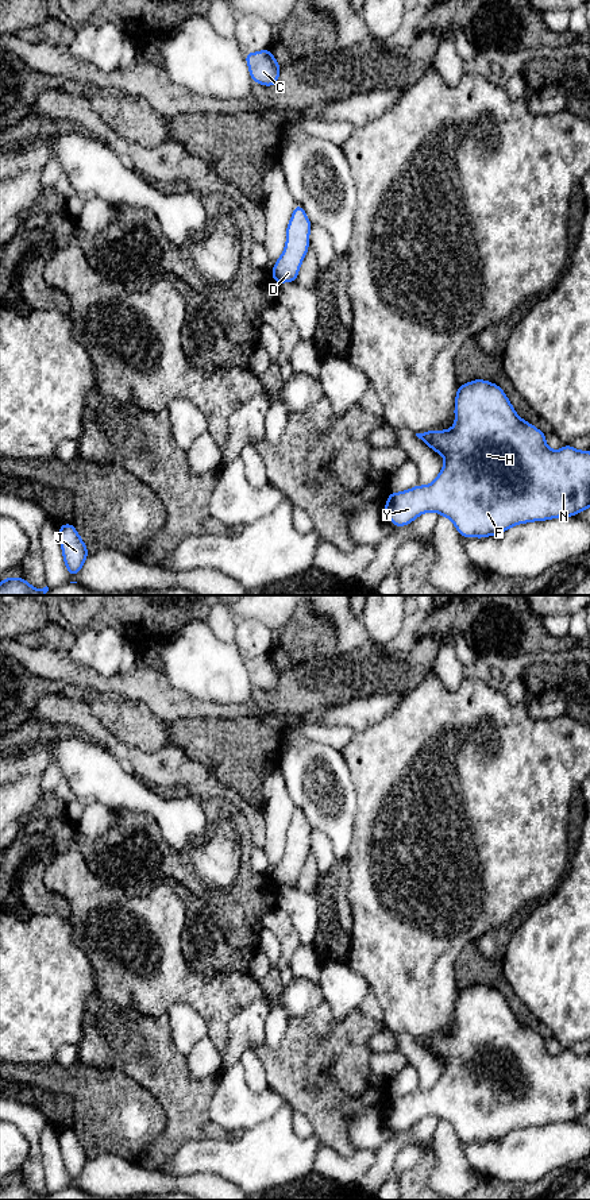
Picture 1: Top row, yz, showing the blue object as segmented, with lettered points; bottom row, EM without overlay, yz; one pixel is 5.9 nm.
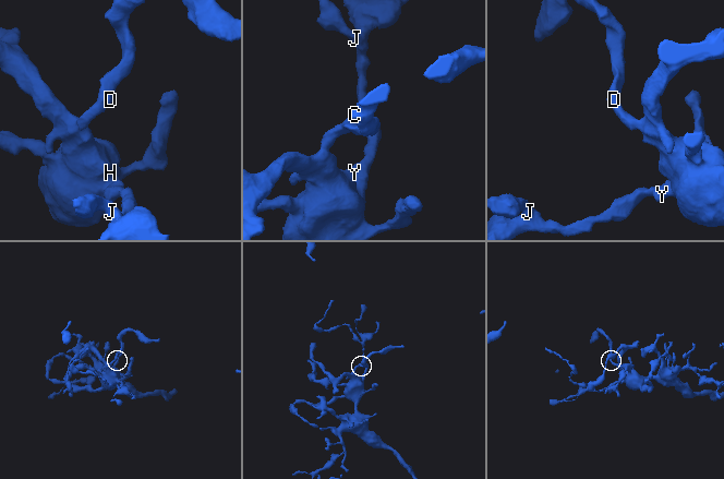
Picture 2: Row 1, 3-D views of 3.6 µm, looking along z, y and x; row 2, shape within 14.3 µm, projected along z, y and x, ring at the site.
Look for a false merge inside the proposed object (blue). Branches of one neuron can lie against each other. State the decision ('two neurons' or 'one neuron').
one neuron

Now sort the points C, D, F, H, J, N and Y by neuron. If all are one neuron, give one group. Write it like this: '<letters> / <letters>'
C D F H J N Y

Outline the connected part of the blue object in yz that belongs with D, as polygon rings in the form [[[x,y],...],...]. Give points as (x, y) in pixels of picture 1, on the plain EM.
[[[296,809],[286,831],[285,854],[270,876],[277,890],[297,885],[300,871],[308,857],[312,831],[304,813]]]

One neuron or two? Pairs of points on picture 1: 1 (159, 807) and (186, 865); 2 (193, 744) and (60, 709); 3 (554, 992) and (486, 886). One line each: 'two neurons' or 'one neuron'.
1: two neurons
2: two neurons
3: two neurons

